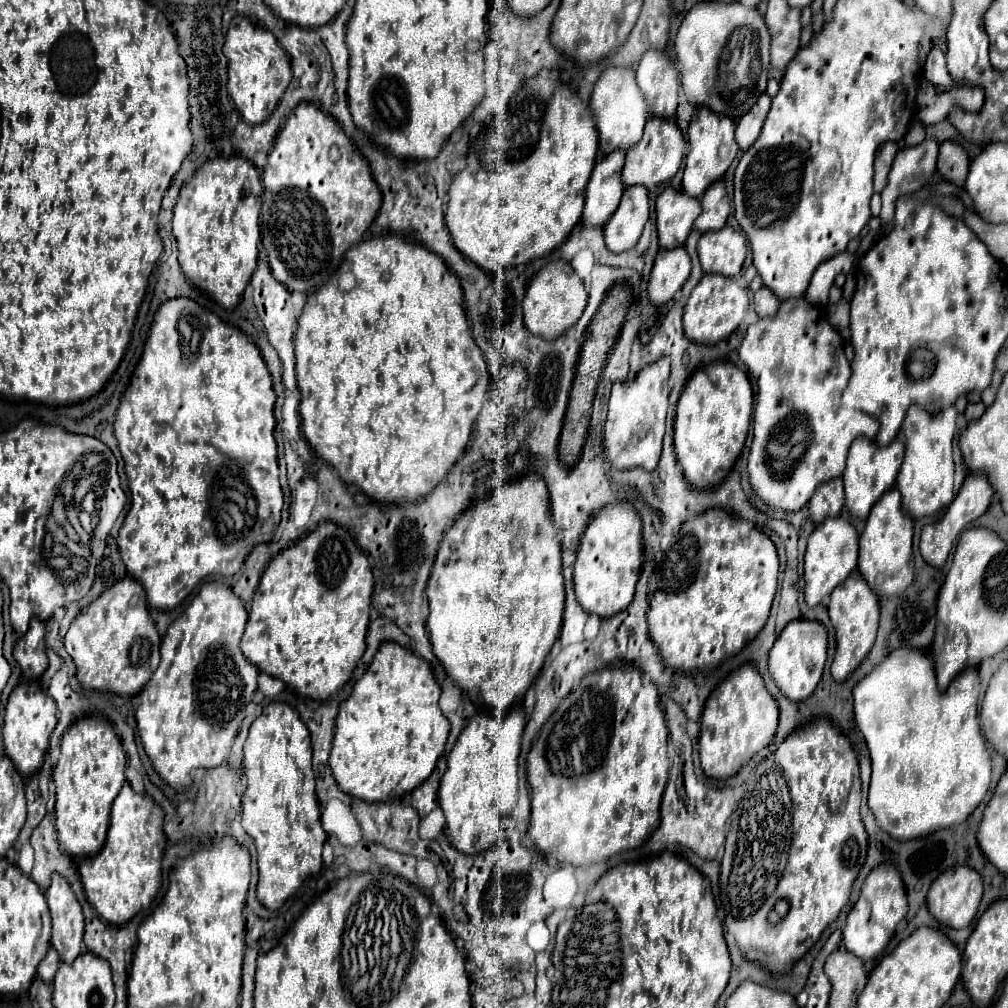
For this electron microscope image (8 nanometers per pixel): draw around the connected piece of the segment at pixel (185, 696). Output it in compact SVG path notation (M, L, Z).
M207 582L201 586L189 608L175 622L171 622L161 640L161 664L139 694L141 702L135 718L147 756L161 778L173 788L187 788L191 784L191 770L215 768L229 756L233 738L245 716L245 706L257 690L259 676L259 668L251 664L239 648L245 622L247 610L233 594L231 586Z

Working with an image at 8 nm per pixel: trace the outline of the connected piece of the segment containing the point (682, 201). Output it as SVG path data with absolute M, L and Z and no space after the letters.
M665 188L655 202L659 244L663 248L683 246L699 212L701 204L697 198L691 198L673 188Z

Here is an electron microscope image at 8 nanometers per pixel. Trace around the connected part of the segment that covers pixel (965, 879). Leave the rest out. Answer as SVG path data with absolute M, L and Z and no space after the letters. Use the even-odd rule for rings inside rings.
M955 866L955 868L949 868L947 872L943 872L931 884L931 888L927 892L927 908L939 922L943 922L951 928L967 928L977 914L981 894L983 894L981 876L969 866Z

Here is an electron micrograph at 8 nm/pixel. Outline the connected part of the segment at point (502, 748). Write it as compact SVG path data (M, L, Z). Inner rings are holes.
M521 704L511 708L503 720L475 714L447 756L449 768L441 778L439 806L445 814L447 836L463 854L479 854L499 840L499 820L517 802L517 758L525 724L527 716Z

